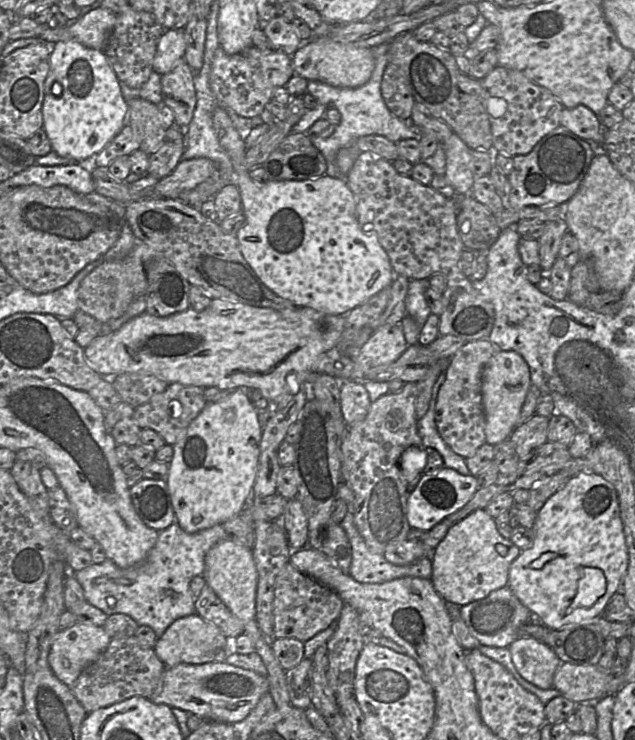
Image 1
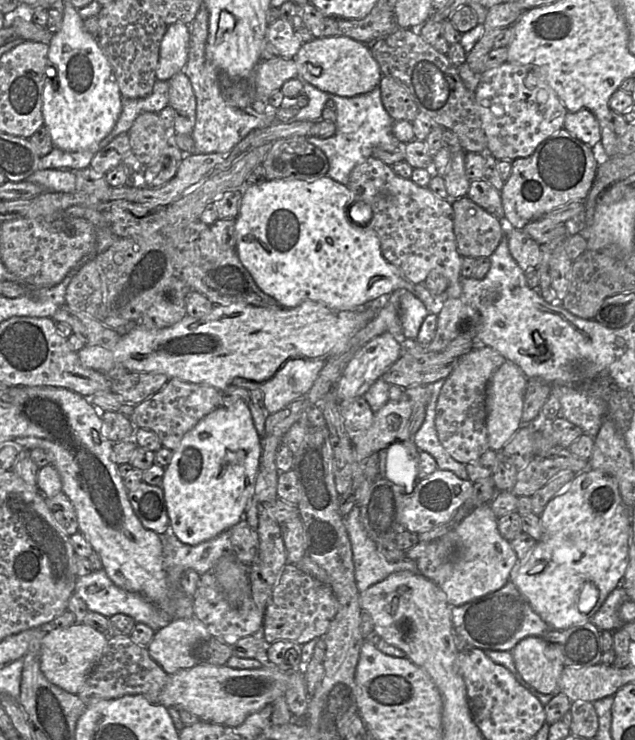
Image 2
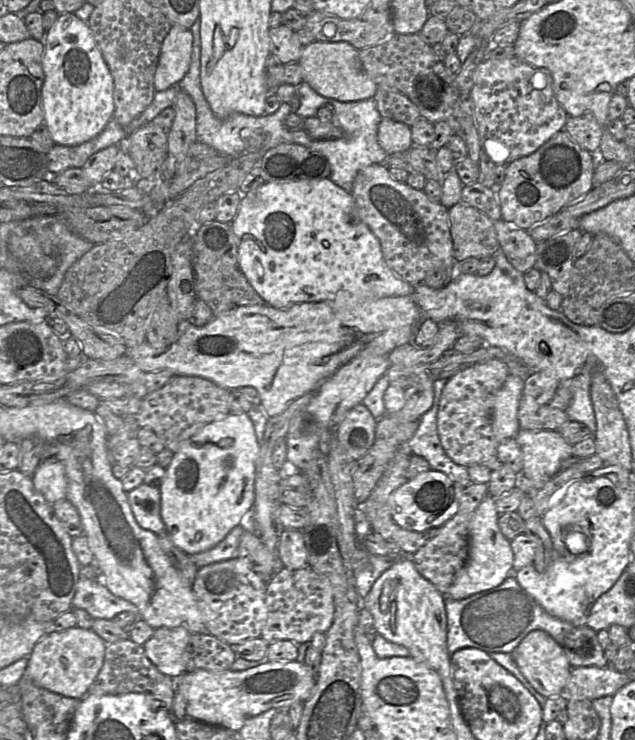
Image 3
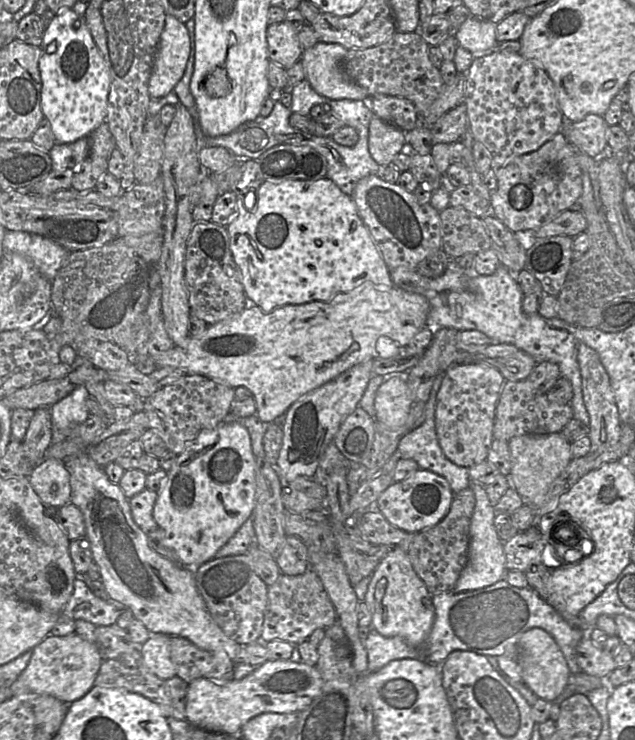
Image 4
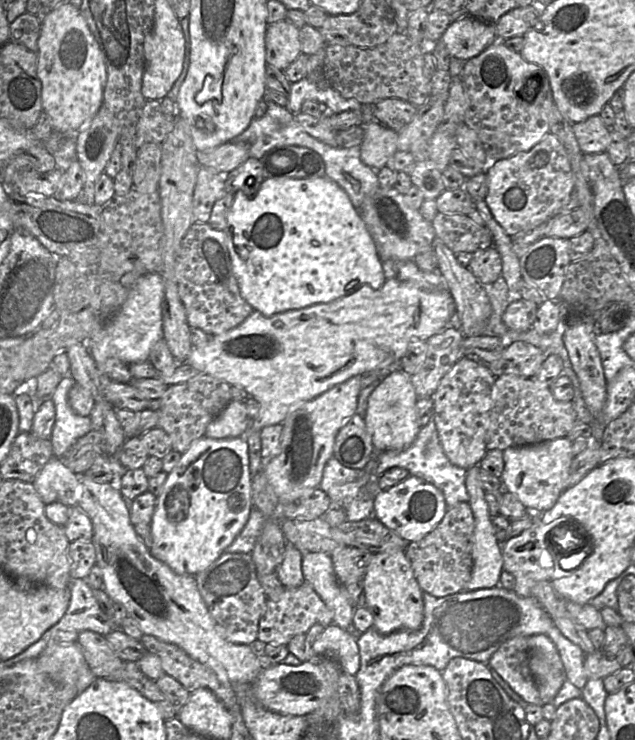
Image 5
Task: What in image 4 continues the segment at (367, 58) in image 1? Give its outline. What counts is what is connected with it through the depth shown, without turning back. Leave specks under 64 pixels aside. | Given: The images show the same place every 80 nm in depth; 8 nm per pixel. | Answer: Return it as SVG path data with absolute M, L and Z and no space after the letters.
M321 41L304 49L300 60L305 79L317 93L327 98L369 102L366 90L351 81L342 70L346 53L347 49L340 44Z

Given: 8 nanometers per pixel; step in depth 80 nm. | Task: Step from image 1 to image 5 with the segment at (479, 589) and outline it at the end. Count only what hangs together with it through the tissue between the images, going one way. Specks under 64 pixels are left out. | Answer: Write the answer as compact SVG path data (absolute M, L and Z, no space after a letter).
M478 465L466 470L465 485L469 495L469 505L474 516L473 531L473 569L471 577L463 591L474 591L477 589L493 588L499 585L500 575L503 571L503 557L501 552L501 543L495 537L492 526L492 518L489 513L487 502L485 501L485 492L479 486L477 480Z

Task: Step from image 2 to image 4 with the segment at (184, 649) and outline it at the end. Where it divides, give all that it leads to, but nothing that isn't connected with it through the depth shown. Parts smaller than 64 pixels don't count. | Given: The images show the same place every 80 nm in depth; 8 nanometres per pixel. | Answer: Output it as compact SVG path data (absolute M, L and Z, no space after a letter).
M151 634L150 638L140 646L145 666L163 680L177 676L170 657L170 641L171 636L166 634Z

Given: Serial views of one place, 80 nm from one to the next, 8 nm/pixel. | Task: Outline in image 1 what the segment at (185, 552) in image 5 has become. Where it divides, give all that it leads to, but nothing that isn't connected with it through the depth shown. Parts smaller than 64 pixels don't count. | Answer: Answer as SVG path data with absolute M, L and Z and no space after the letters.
M240 389L221 401L208 403L191 422L184 436L174 445L166 478L176 522L185 532L192 534L221 525L239 515L245 505L253 504L261 437L256 407Z

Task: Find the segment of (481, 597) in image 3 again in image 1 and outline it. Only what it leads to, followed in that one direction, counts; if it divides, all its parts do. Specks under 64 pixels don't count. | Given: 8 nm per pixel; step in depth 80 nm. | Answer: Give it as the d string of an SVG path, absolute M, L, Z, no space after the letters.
M507 585L491 592L486 598L460 607L460 615L470 634L483 646L508 647L519 638L520 628L534 616Z

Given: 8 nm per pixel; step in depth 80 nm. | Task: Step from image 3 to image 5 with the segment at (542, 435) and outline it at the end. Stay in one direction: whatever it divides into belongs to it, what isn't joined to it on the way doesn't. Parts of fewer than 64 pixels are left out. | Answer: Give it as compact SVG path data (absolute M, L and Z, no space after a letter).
M568 438L539 444L508 447L503 451L504 469L500 477L504 491L514 494L528 512L544 512L569 488L569 470L574 456Z

